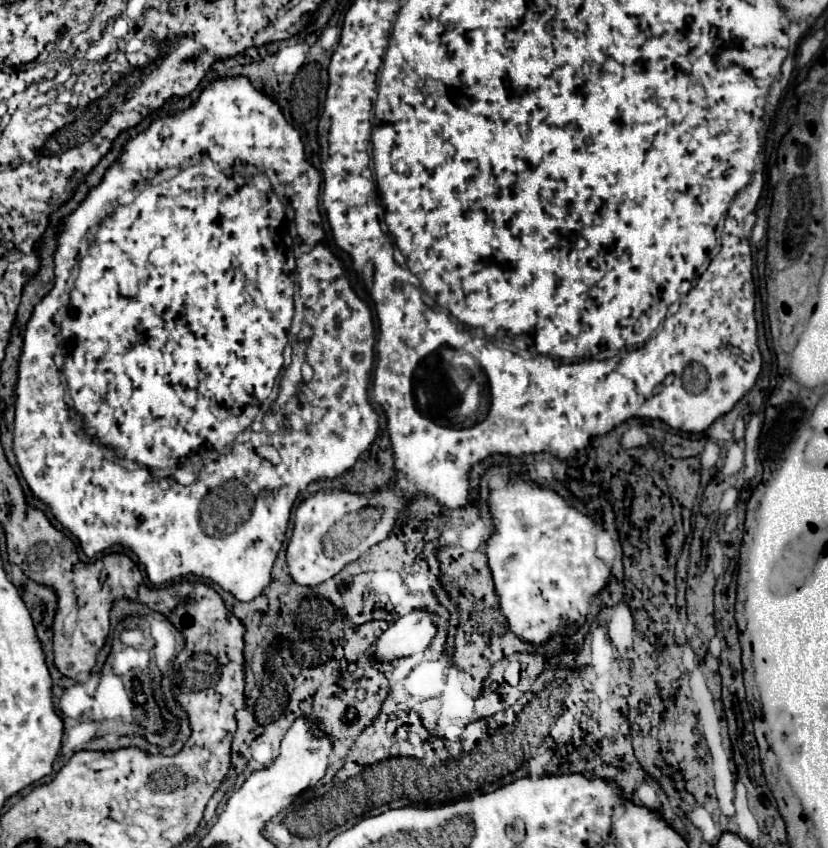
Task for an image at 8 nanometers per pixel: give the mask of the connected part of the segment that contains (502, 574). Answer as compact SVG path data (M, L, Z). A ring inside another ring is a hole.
M519 477L513 483L493 489L489 495L491 517L497 521L497 533L487 543L489 567L495 589L501 597L501 613L511 631L535 645L541 645L553 635L563 635L569 625L581 625L589 611L589 599L609 581L609 567L595 557L595 533L601 527L599 517L591 519L569 507L559 495L535 487Z

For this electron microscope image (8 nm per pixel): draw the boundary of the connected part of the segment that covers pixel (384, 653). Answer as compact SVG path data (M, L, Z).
M413 609L409 615L395 621L375 643L377 661L391 661L415 655L429 647L437 633L437 617L429 609Z

